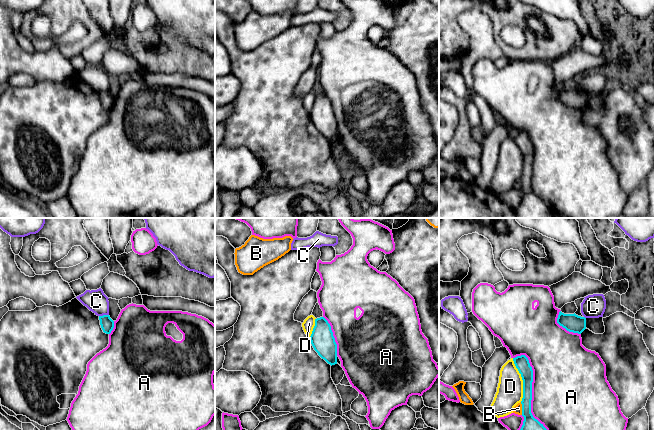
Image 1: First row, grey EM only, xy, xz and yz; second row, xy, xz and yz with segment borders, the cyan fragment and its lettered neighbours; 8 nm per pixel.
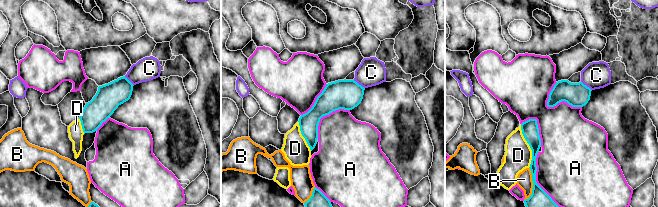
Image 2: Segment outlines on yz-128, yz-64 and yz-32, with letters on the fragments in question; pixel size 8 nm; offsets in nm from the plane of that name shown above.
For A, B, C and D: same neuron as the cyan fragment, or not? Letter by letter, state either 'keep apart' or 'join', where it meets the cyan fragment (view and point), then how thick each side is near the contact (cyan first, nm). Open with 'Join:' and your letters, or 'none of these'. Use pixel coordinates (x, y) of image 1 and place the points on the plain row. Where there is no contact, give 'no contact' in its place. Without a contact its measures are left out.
Join: none of these
A: keep apart | yz (531, 169) | 120/500 nm
B: keep apart | yz (522, 184) | 240/60 nm
C: keep apart | xy (103, 91) | 110/180 nm
D: keep apart | yz (522, 155) | 110/220 nm

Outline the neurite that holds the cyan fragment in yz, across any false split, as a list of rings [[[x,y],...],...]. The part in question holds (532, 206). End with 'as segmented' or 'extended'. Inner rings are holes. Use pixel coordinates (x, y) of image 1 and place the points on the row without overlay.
[[[525,131],[517,132],[513,134],[514,140],[521,150],[523,156],[523,174],[522,180],[522,192],[524,193],[523,201],[521,205],[516,209],[516,215],[518,218],[555,218],[555,213],[551,211],[547,205],[537,195],[535,195],[531,189],[531,176],[532,176],[532,158],[533,158],[533,146],[530,142],[529,136]]] | as segmented

